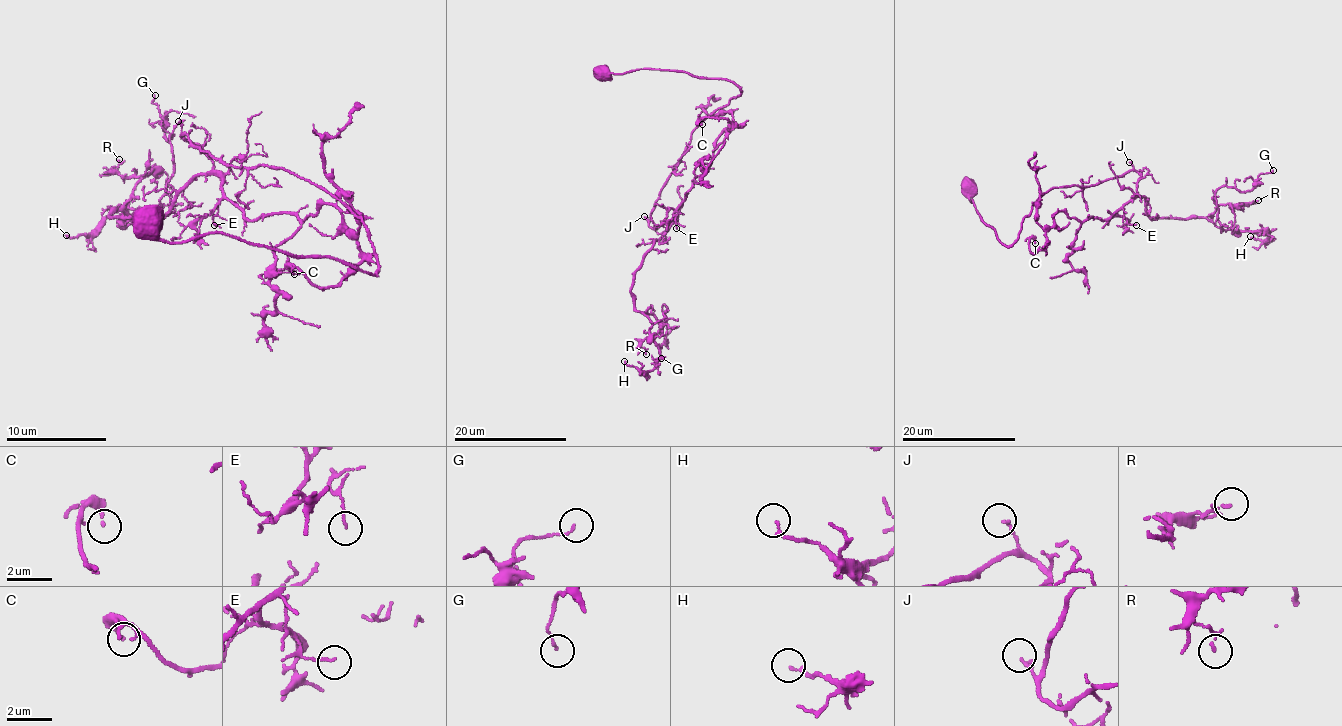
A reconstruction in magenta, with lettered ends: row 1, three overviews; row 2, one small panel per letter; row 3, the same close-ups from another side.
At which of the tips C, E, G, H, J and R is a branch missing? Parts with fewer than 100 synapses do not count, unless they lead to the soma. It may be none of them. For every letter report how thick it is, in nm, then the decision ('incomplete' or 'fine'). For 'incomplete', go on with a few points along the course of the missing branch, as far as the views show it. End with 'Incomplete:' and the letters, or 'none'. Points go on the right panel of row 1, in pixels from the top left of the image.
C: calibre 200 nm; fine
E: calibre 110 nm; fine
G: calibre 80 nm; fine
H: calibre 140 nm; fine
J: calibre 150 nm; fine
R: calibre 70 nm; fine
Incomplete: none

